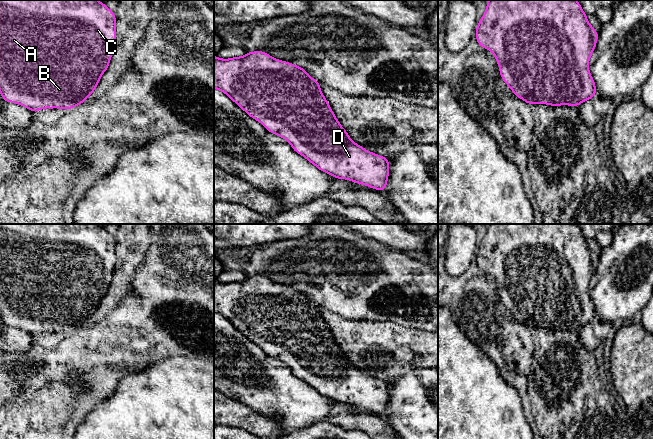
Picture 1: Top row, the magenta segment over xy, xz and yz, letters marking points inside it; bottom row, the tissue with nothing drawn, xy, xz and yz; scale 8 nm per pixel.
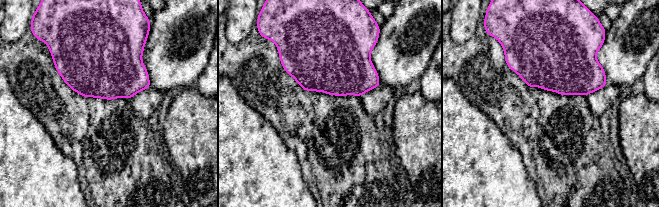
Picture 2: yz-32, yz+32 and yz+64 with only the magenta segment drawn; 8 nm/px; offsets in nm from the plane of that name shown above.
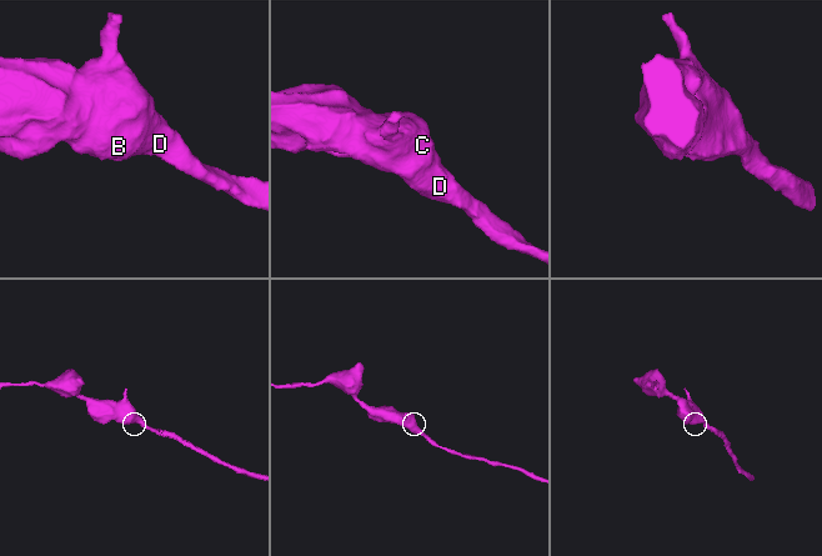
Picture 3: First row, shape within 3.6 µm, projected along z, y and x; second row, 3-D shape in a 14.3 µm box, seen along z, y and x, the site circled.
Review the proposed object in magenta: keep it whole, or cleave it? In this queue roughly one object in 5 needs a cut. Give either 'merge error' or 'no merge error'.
no merge error

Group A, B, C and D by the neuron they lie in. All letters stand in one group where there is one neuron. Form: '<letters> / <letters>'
A B C D

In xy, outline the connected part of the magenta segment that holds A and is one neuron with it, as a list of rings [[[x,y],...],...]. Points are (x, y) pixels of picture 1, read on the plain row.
[[[0,224],[0,318],[5,326],[20,328],[33,337],[43,332],[72,333],[83,327],[108,293],[116,263],[116,241],[98,224]]]

